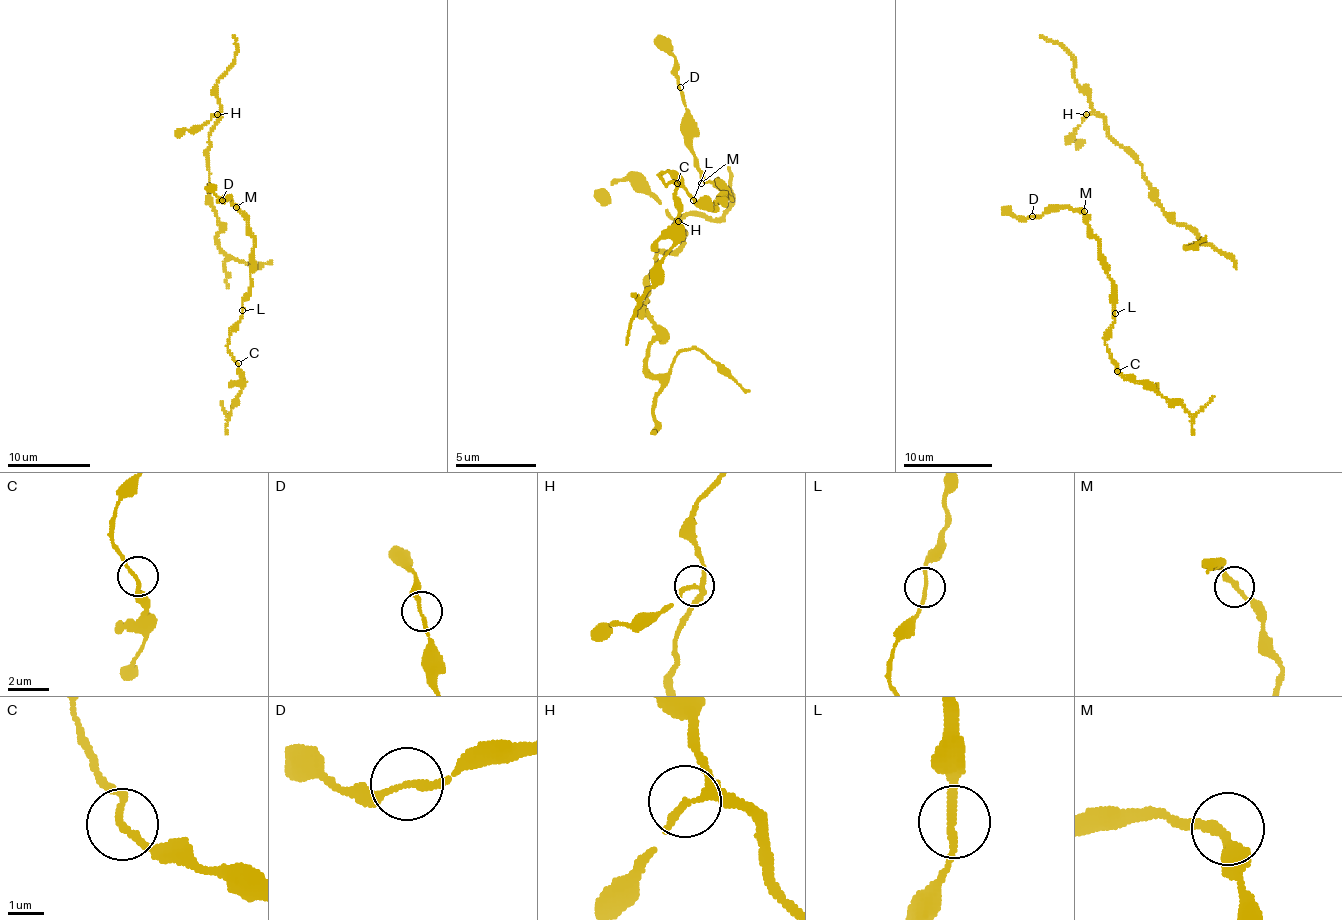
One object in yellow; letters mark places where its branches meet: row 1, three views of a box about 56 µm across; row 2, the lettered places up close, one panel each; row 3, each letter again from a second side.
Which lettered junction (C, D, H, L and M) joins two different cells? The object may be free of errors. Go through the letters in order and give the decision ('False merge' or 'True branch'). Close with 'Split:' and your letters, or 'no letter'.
C: True branch
D: True branch
H: True branch
L: True branch
M: True branch
Split: no letter

